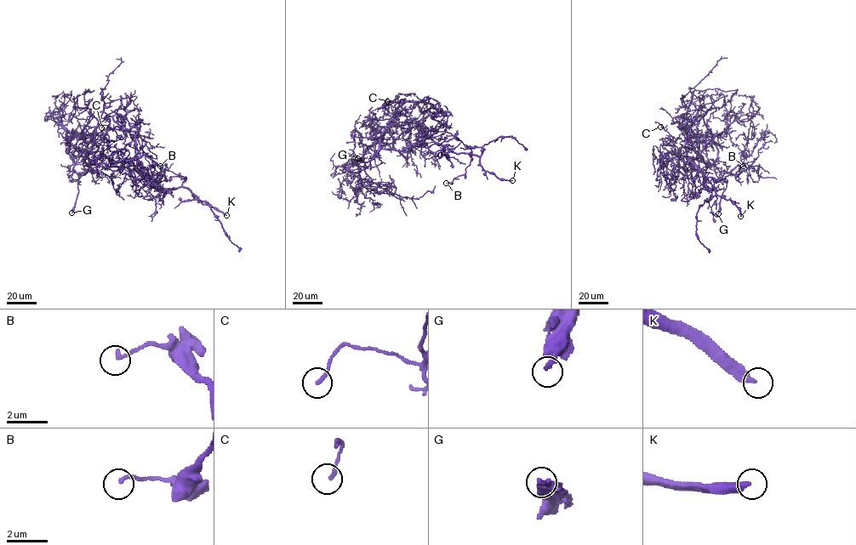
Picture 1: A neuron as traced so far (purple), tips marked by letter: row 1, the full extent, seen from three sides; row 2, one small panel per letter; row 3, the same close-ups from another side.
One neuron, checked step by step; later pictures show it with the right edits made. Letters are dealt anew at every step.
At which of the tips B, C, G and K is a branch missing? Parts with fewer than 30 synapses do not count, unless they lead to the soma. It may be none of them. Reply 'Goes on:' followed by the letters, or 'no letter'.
Goes on: G

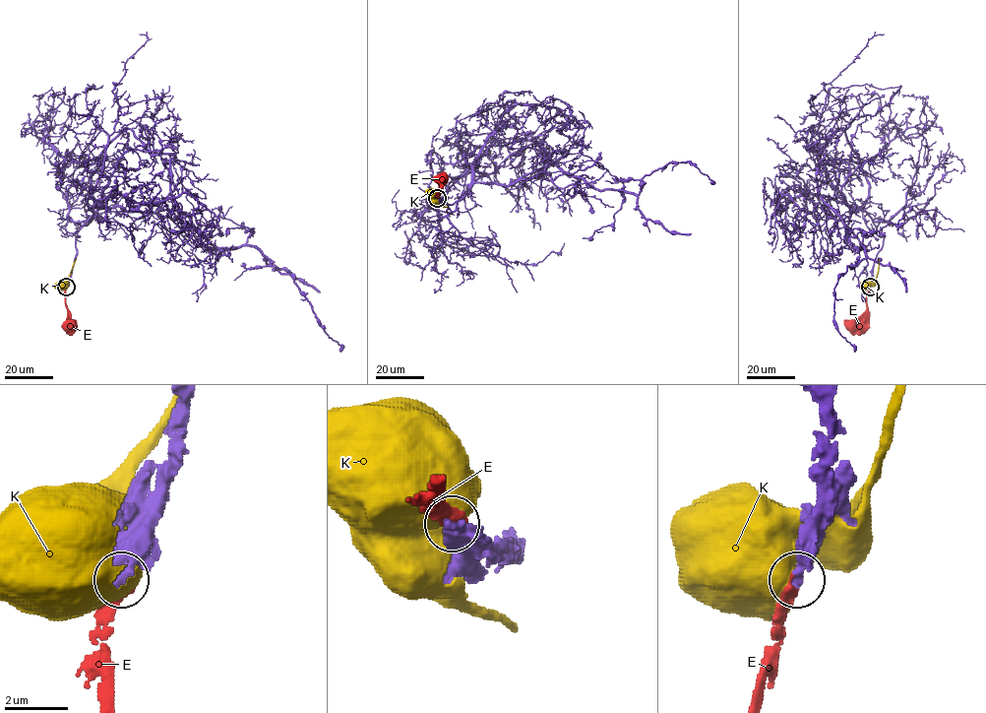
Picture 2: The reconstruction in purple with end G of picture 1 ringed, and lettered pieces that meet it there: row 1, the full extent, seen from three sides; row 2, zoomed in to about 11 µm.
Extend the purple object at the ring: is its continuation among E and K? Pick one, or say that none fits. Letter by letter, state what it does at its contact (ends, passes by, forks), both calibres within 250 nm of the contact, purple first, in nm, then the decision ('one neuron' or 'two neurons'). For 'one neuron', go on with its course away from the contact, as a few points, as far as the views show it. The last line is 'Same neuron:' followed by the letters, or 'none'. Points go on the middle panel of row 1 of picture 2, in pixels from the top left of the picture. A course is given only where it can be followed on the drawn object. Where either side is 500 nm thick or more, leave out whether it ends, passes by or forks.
E: it ends; calibres 400 and 400 nm; one neuron; course (437, 198), (441, 179)
K: calibres 460 and 1100 nm; two neurons
Same neuron: E

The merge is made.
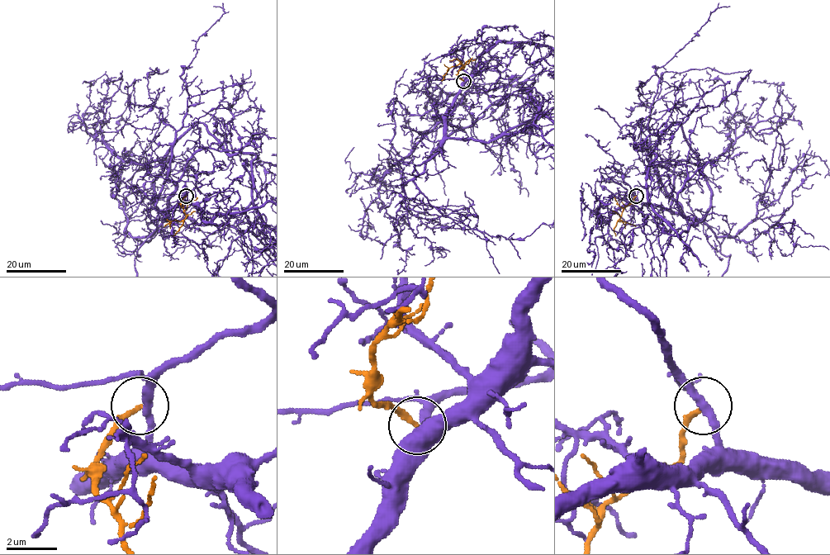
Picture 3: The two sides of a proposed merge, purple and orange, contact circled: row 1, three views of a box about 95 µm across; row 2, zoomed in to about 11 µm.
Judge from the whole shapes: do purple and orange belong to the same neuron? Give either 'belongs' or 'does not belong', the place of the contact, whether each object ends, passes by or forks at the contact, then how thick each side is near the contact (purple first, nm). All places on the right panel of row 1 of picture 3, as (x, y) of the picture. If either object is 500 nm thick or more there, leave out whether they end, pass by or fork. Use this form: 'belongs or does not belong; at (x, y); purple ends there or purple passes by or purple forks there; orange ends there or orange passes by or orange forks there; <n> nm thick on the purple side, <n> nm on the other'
does not belong; at (636, 196); purple passes by; orange ends there; 320 nm thick on the purple side, 200 nm on the other

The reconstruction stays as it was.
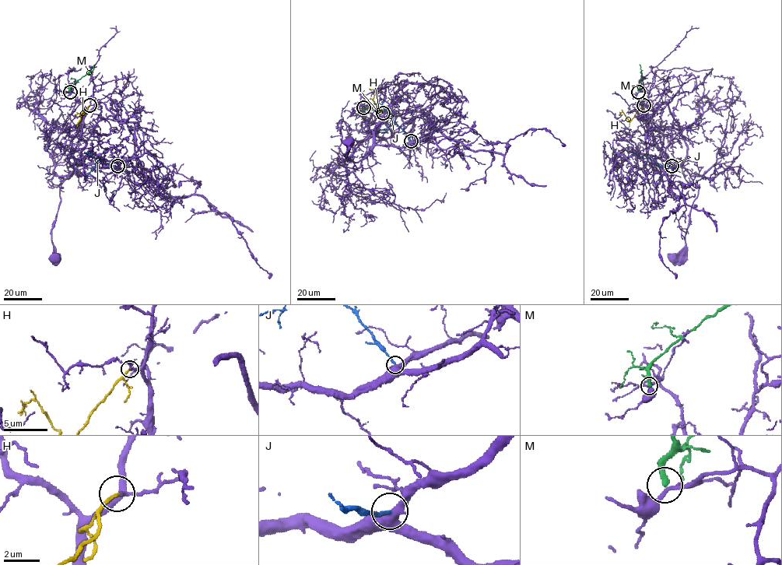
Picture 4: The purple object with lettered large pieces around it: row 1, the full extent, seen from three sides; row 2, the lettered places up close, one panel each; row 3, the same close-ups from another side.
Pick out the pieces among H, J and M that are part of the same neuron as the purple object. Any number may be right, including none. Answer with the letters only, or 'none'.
H

